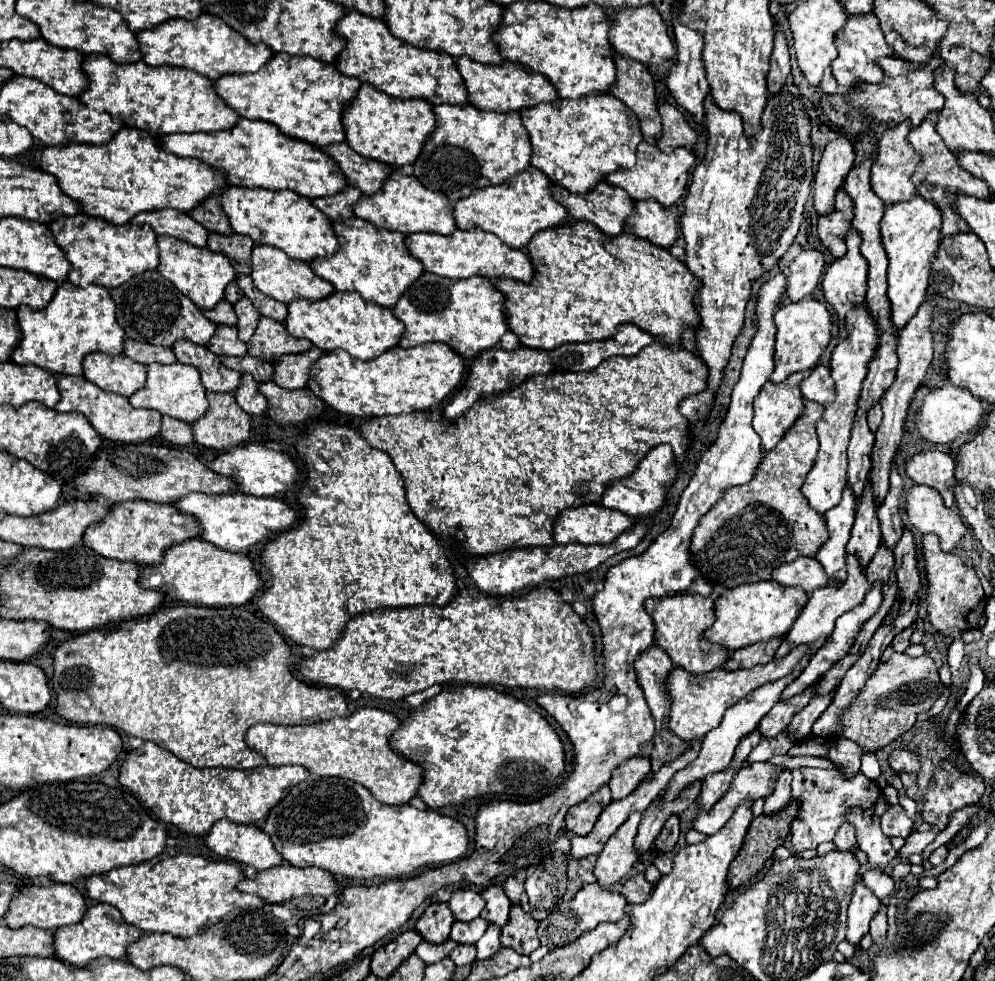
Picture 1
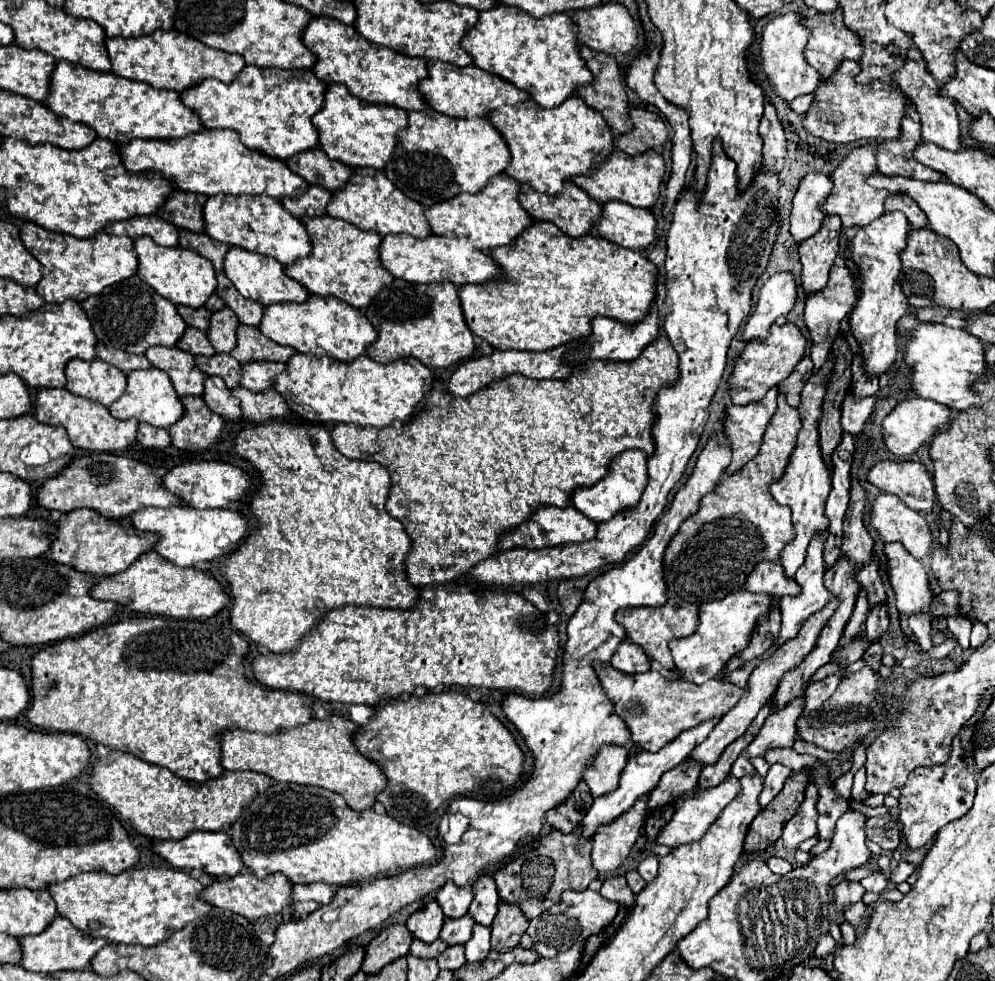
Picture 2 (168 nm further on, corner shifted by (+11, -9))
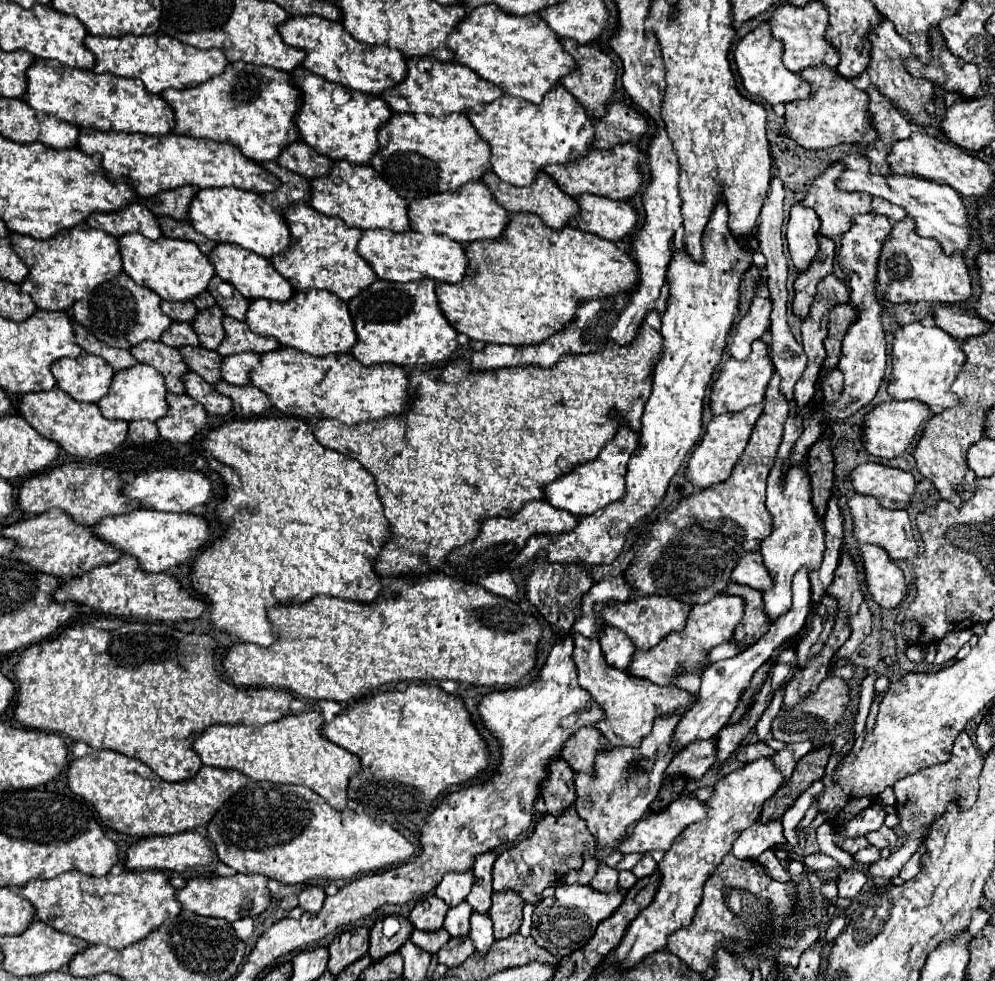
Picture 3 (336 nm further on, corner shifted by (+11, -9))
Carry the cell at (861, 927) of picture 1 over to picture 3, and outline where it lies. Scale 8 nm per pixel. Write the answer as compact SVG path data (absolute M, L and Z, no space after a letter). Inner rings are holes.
M852 869L842 871L838 877L838 895L842 898L854 898L864 887L866 881L868 881L868 877L862 871L852 871Z

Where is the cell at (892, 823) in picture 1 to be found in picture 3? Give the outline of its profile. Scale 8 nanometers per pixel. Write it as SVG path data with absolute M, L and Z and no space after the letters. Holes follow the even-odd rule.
M882 825L880 829L868 833L866 839L870 841L870 845L878 847L880 851L882 849L896 849L898 847L898 835L896 835L896 831L890 829L890 827L886 827L886 825Z

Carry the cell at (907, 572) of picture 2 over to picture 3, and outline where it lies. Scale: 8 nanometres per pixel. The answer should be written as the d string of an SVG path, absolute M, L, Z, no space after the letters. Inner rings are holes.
M860 545L866 569L866 583L876 599L886 609L898 607L908 595L908 581L902 569L878 545Z

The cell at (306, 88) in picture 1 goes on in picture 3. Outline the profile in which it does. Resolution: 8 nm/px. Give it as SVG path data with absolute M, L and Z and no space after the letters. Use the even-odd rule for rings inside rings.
M230 63L222 75L212 77L210 81L204 81L202 85L196 85L190 89L166 89L160 95L172 105L176 113L174 133L204 137L212 141L230 141L236 147L240 147L240 151L248 159L258 163L276 161L282 149L300 141L300 133L294 119L302 107L302 91L296 87L296 83L292 81L292 75L288 75L286 71L278 71L272 67L256 67L248 63Z

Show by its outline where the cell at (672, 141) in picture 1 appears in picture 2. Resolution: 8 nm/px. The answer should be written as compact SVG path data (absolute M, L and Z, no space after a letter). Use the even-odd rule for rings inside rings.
M630 109L630 119L634 123L630 133L614 137L614 147L628 155L638 155L648 149L658 149L664 145L668 133L664 121L650 111Z

